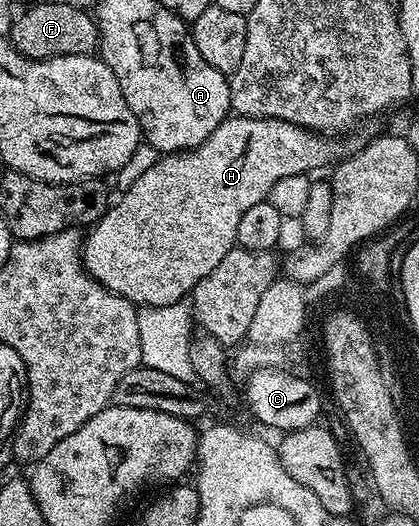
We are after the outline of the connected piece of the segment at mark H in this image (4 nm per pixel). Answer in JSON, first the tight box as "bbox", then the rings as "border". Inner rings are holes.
{"bbox":[83,114,339,306],"border":[[[234,114],[228,115],[227,119],[221,122],[221,126],[217,126],[217,130],[213,130],[213,134],[209,134],[209,138],[205,138],[205,142],[201,142],[201,146],[188,148],[186,152],[173,152],[160,155],[158,157],[159,161],[156,164],[149,165],[128,186],[127,193],[116,204],[114,201],[108,207],[104,216],[86,233],[83,241],[84,268],[86,268],[87,273],[100,286],[108,288],[113,294],[125,297],[126,300],[130,300],[136,306],[169,306],[170,304],[177,303],[179,300],[188,299],[191,293],[194,292],[197,282],[201,282],[201,278],[205,278],[205,274],[209,274],[209,270],[213,270],[213,266],[217,266],[217,262],[221,262],[221,258],[225,258],[225,254],[229,254],[229,250],[236,247],[237,226],[241,222],[241,217],[245,214],[245,210],[250,210],[252,206],[264,203],[269,190],[273,190],[273,186],[277,186],[277,182],[281,182],[281,178],[311,174],[314,173],[314,168],[323,168],[327,163],[330,165],[336,159],[334,156],[339,152],[339,144],[335,140],[338,139],[332,138],[327,134],[312,132],[310,128],[298,128],[297,125],[290,124],[284,120],[253,118],[252,116],[237,116]]]}

